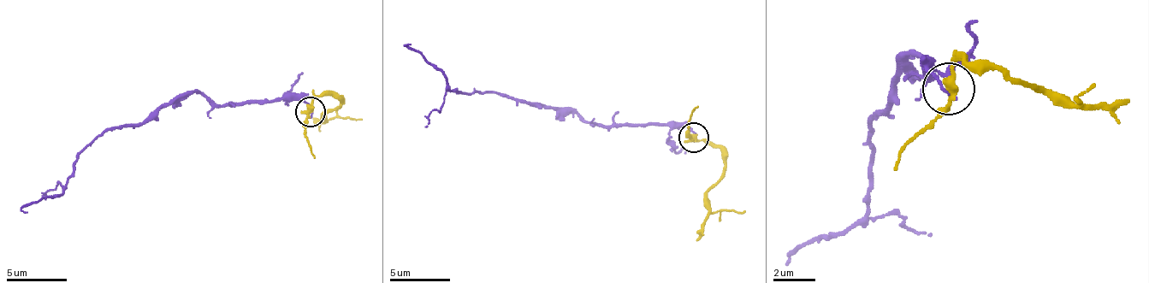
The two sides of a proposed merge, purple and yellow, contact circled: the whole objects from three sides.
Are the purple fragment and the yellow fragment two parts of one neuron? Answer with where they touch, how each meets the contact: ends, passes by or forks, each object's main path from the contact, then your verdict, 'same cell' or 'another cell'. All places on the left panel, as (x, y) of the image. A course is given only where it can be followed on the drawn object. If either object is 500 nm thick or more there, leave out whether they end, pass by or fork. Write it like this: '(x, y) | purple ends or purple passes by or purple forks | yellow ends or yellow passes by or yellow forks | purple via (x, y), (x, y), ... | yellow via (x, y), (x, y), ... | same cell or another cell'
(310, 112) | purple ends | yellow passes by | purple via (312, 111), (300, 99), (213, 105), (180, 93), (141, 123), (102, 132), (60, 195), (26, 213) | yellow via (309, 111), (318, 96), (339, 102), (324, 117), (363, 120) | another cell

